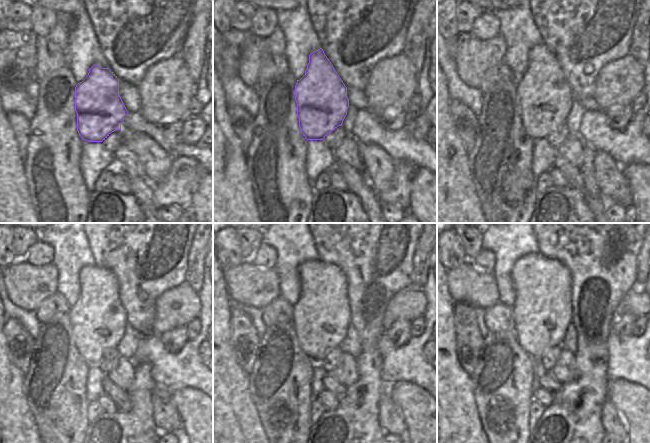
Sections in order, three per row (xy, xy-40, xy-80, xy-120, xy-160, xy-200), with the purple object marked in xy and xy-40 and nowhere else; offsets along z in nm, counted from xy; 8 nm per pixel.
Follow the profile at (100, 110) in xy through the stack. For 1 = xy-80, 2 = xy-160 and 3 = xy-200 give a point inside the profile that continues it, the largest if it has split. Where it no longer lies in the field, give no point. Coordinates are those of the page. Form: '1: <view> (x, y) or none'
1: xy-80 (545, 97)
2: xy-160 (321, 316)
3: xy-200 (542, 310)

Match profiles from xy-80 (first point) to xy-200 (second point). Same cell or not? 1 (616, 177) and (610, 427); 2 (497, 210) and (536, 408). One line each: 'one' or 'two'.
1: one
2: two

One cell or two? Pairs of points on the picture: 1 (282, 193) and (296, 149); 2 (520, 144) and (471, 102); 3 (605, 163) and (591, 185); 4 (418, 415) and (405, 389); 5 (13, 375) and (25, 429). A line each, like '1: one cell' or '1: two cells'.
1: one cell
2: two cells
3: two cells
4: one cell
5: one cell

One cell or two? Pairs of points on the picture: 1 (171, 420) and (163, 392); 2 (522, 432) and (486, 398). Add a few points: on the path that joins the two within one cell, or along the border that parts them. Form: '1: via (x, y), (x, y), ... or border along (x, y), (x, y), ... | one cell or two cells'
1: via (165, 413), (163, 399) | one cell
2: via (513, 423), (495, 405) | one cell

